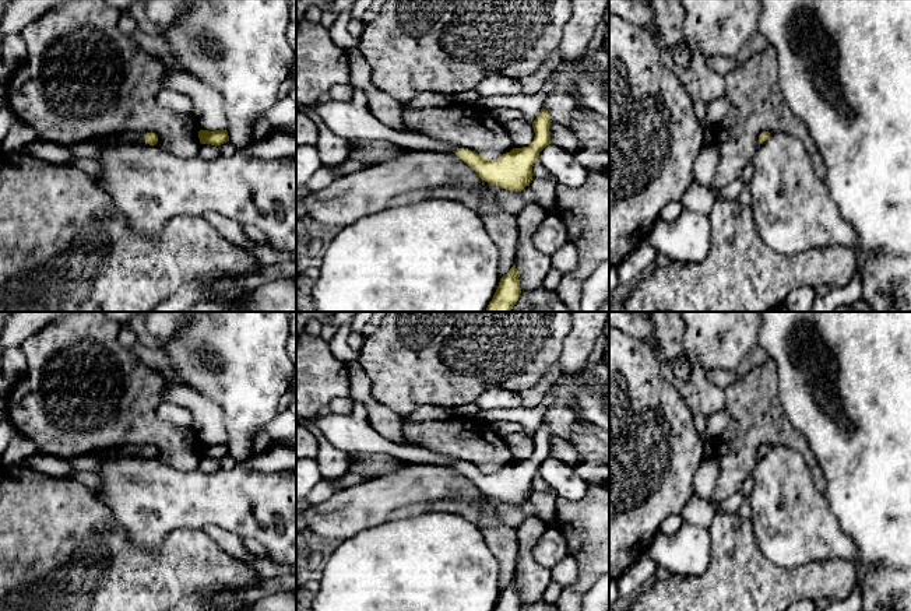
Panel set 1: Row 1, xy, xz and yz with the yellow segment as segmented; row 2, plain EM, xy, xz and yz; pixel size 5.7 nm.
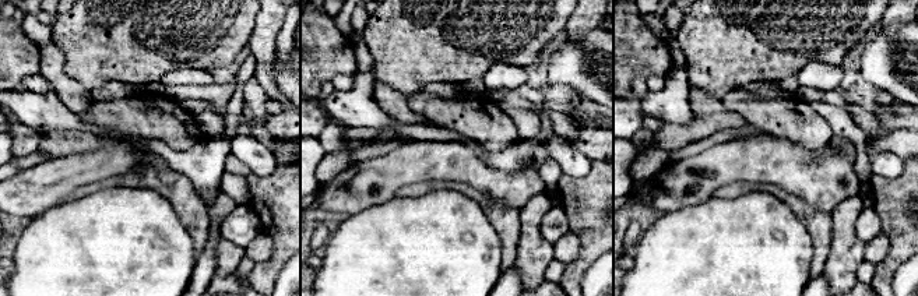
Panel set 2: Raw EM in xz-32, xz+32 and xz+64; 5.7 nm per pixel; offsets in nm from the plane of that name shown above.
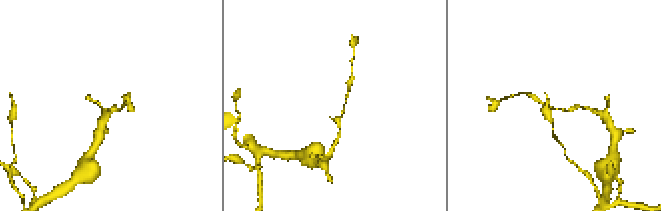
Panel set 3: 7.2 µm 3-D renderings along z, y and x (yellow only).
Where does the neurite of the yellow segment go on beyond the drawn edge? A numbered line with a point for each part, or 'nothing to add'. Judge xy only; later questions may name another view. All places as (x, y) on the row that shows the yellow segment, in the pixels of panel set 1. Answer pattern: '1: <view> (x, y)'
1: xy (126, 137)

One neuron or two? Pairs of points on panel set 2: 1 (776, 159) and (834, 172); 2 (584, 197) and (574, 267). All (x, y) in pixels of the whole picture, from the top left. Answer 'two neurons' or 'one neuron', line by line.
1: one neuron
2: one neuron

